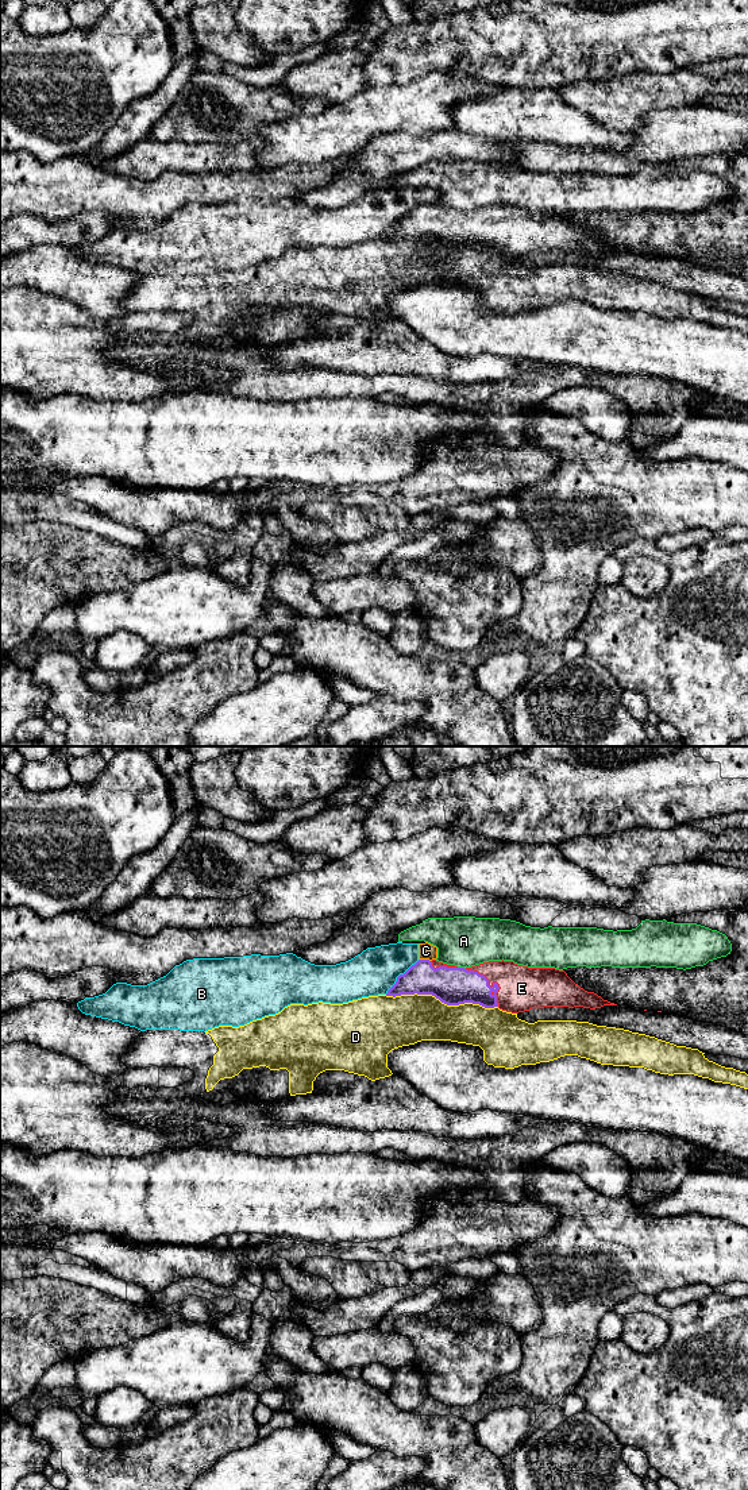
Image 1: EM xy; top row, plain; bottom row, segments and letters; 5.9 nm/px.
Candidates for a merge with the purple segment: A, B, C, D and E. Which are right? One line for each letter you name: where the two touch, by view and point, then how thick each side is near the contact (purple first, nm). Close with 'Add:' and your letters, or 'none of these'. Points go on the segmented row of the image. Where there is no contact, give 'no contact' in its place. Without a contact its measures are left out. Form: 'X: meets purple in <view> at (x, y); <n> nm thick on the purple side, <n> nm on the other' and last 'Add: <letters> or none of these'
E: meets purple in xy at (493, 985); 220 nm thick on the purple side, 260 nm on the other
Add: E

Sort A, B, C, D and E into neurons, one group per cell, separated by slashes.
A / B C / D / E

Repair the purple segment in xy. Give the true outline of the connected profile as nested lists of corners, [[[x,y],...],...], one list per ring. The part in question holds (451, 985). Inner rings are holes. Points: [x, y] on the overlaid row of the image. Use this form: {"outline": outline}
{"outline": [[[419,960],[386,996],[432,995],[447,1005],[464,1003],[498,1007],[518,1014],[544,1007],[601,1008],[617,1005],[575,984],[564,970],[528,968],[513,961],[489,961],[458,968],[436,960]]]}

